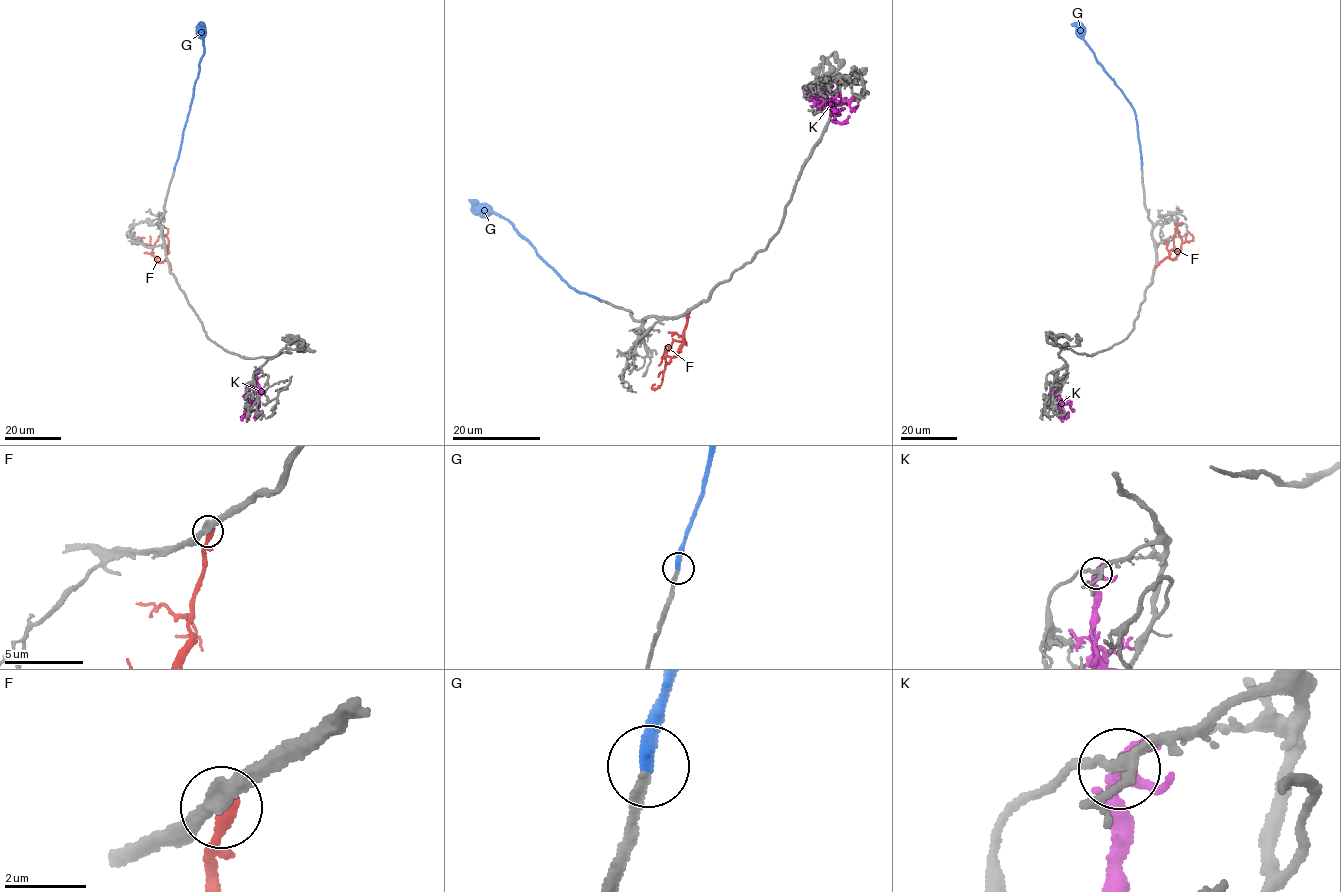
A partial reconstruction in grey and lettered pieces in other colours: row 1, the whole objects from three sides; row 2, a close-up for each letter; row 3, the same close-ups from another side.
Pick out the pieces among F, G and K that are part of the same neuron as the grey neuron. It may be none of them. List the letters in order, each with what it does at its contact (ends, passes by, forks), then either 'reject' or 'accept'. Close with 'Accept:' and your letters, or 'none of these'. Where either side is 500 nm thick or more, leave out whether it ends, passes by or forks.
F: it ends; reject
G: it ends; accept
K: it forks; reject
Accept: G

